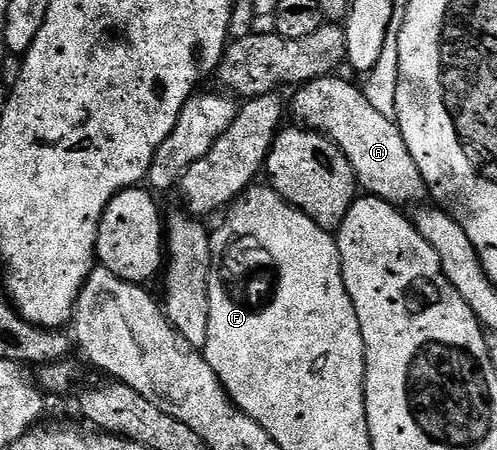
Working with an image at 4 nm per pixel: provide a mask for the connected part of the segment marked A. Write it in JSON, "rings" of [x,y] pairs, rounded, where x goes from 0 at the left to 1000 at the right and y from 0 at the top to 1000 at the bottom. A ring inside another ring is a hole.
{"rings":[[[678,164],[654,167],[650,176],[606,187],[590,204],[592,256],[600,262],[594,267],[662,300],[664,311],[700,349],[720,413],[734,431],[795,456],[847,453],[861,433],[857,404],[845,376],[837,376],[837,358],[829,358],[829,340],[821,340],[821,322],[799,271],[787,258],[763,251],[740,227],[734,200],[722,187],[718,193],[696,176],[680,173]]]}

